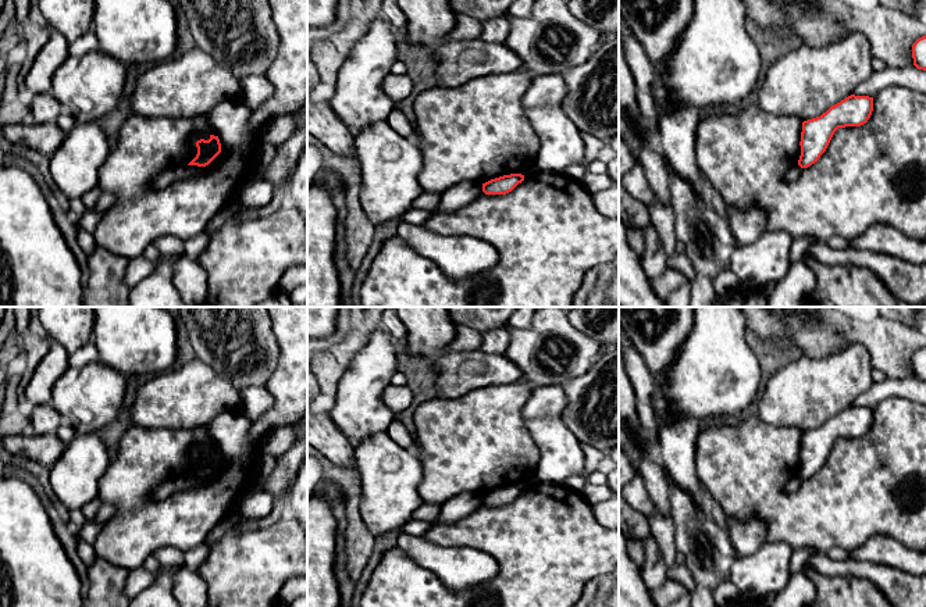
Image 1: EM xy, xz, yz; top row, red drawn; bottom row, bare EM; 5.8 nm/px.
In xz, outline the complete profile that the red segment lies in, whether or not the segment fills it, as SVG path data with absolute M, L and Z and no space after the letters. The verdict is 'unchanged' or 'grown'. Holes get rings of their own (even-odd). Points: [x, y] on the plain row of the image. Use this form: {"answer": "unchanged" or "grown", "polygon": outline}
{"answer": "unchanged", "polygon": "M521 485L503 486L482 494L485 506L506 506L524 492Z"}

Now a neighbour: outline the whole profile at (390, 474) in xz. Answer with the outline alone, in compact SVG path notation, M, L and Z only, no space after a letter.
M378 432L353 444L362 479L360 514L374 536L400 533L423 503L417 486L423 465L413 449L396 444Z

